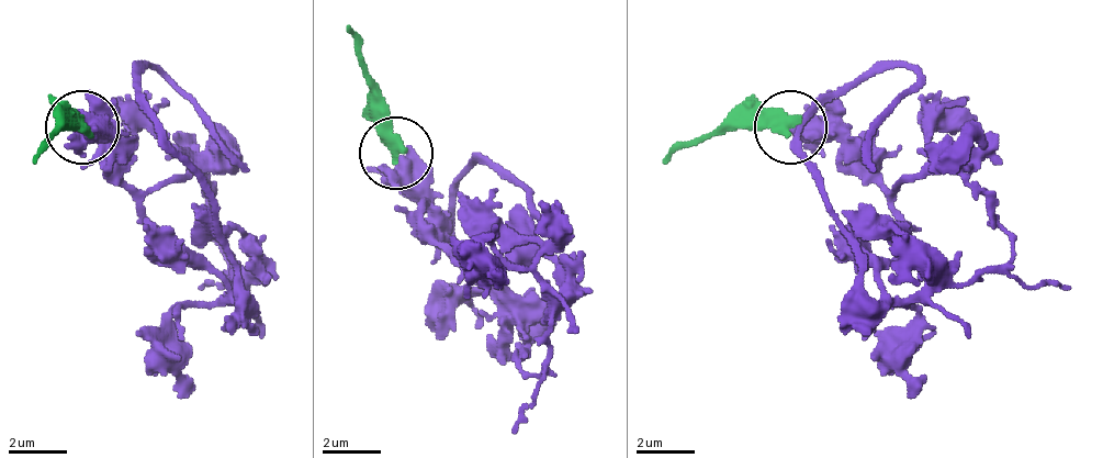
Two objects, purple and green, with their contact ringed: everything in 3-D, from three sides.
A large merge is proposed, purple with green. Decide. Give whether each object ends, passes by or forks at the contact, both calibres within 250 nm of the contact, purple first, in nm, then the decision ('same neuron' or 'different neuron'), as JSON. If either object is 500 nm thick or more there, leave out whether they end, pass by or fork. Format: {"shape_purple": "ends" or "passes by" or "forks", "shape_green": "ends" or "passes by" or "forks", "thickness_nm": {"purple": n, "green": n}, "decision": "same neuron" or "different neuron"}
{"shape_purple": "forks", "shape_green": "ends", "thickness_nm": {"purple": 420, "green": 460}, "decision": "different neuron"}

